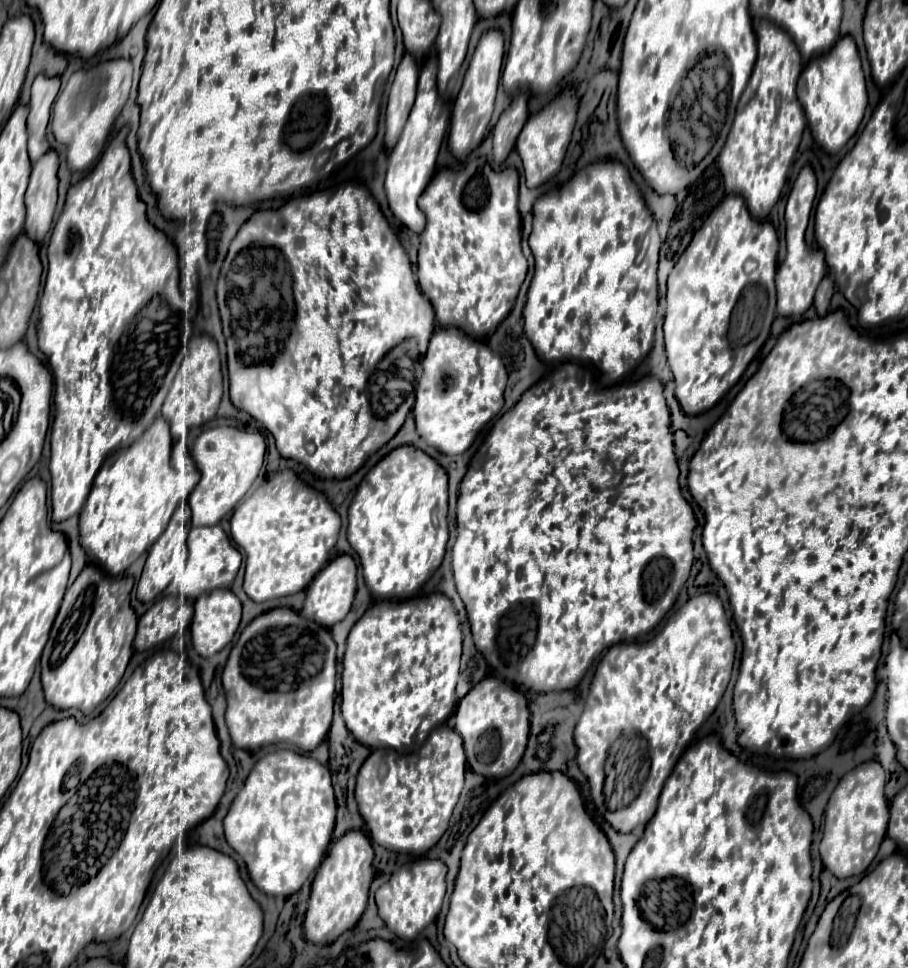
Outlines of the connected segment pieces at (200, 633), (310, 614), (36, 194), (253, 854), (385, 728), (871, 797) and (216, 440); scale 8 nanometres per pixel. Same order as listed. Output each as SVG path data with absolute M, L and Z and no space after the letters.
M219 588L201 594L195 600L195 616L191 622L193 648L209 658L225 648L241 622L241 600L229 590Z
M339 554L337 558L333 558L323 570L319 570L319 574L311 580L311 586L307 586L307 594L305 594L305 602L301 608L301 614L305 618L311 618L313 622L319 622L325 628L331 628L335 622L343 620L345 614L349 612L353 598L355 598L355 590L357 590L357 566L353 562L353 558L349 554Z
M49 148L31 170L29 186L25 192L25 232L31 240L43 240L53 226L53 212L57 204L57 150Z
M293 750L265 754L249 772L225 816L225 838L245 860L253 884L269 896L291 896L321 864L335 824L329 768Z
M429 594L429 596L417 596L417 598L409 598L409 600L401 600L401 602L375 602L351 628L349 638L347 638L347 650L345 650L345 658L343 658L343 672L341 672L341 712L343 712L343 720L349 728L349 732L353 734L353 738L359 744L365 744L369 748L395 748L395 750L417 750L427 734L437 726L443 724L449 714L455 708L457 696L455 696L455 686L457 686L457 678L459 678L459 658L461 658L461 642L463 642L463 634L461 634L461 624L459 624L459 616L457 610L453 608L451 600L445 594Z
M863 762L847 772L835 786L825 814L823 814L823 838L819 844L819 854L829 872L837 878L857 876L867 870L873 862L879 844L887 830L887 798L883 792L885 770L879 762Z
M209 428L203 430L191 448L191 456L201 472L197 486L189 496L191 524L209 526L219 524L247 494L253 480L257 478L263 458L265 458L265 440L257 430L245 428Z

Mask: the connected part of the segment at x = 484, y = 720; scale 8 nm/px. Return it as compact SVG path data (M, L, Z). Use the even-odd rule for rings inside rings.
M485 676L477 682L455 708L455 728L463 736L469 766L483 776L505 776L521 760L529 736L527 698L501 678Z

